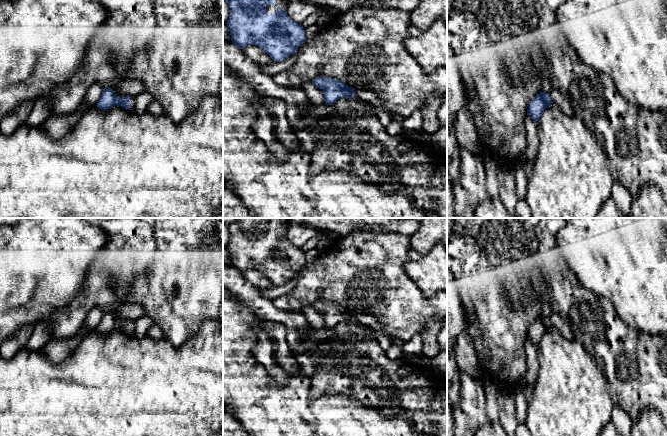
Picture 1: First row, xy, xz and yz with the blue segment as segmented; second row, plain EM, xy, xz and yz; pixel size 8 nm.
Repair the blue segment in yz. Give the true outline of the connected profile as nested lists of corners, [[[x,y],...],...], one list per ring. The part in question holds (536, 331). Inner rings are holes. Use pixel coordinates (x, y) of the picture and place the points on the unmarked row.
[[[552,312],[549,317],[541,315],[536,319],[528,329],[527,339],[530,339],[535,347],[538,348],[542,337],[551,328],[557,329],[567,339],[572,340],[575,337],[569,324],[567,324],[557,313]]]

